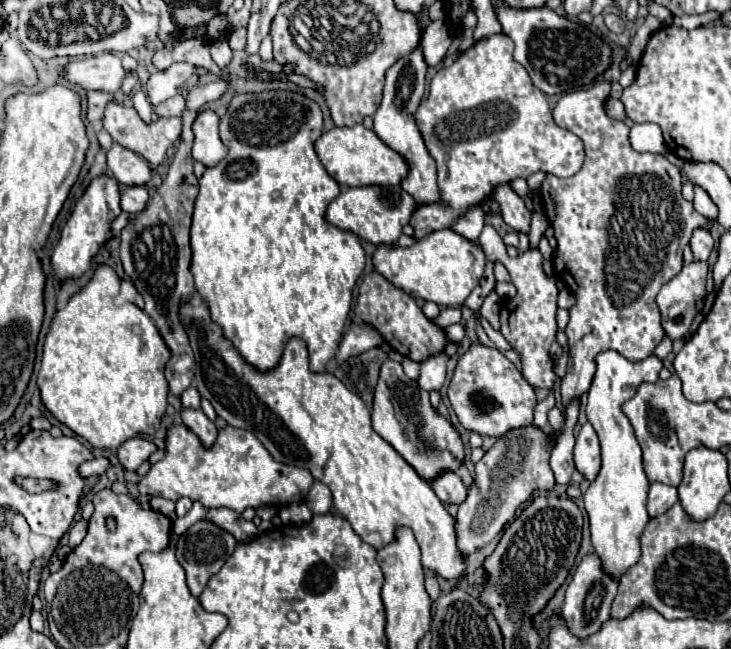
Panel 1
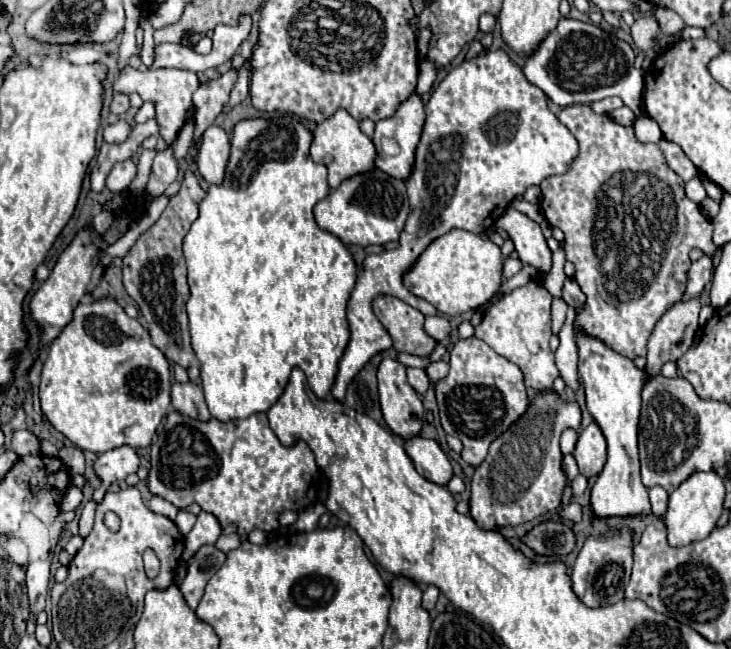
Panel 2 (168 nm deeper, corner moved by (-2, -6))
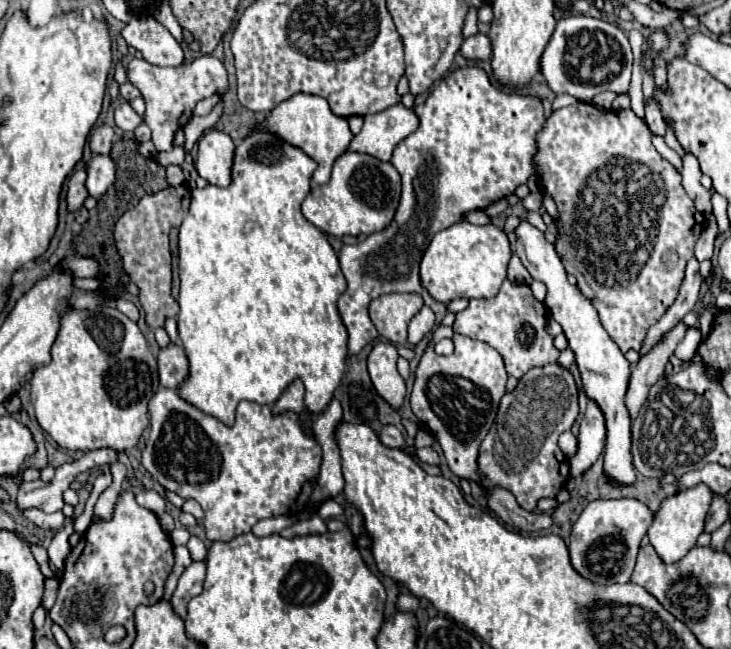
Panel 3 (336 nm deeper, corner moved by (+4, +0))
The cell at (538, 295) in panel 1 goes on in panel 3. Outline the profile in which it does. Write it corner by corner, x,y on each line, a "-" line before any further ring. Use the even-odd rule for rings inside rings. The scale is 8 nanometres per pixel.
506,279
498,295
488,299
470,299
468,309
456,315
452,329
460,335
484,341
494,347
502,355
508,375
520,379
534,367
556,363
560,355
558,349
554,349
552,337
546,331
546,321
546,305
532,295
532,289
526,283
512,283

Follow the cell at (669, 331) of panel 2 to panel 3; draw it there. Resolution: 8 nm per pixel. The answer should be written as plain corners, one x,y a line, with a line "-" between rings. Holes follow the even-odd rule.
684,321
676,323
662,339
660,343
656,343
646,355
640,357
640,361
632,367
632,375
630,375
630,387
626,393
626,407
634,419
634,415
638,413
638,407
646,401
648,389
664,375
664,367
670,359
670,355
676,351
678,343
682,341
686,333
686,325

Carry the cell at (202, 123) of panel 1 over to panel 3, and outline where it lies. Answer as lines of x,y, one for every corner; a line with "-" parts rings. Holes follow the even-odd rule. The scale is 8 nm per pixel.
208,129
198,141
198,157
194,165
198,175
208,183
228,187
232,157
234,157
234,141
218,129

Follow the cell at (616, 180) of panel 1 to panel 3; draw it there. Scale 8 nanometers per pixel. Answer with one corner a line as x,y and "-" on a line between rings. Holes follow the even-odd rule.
578,103
568,105
562,109
556,109
544,123
544,129
538,133
538,155
536,155
536,167
538,167
538,179
544,185
544,193
548,193
560,213
560,239
556,241
556,253
562,259
568,273
572,273
578,279
578,289
584,297
588,297
594,305
594,309
600,315
600,323
606,329
606,333
612,337
612,341
620,347
622,353
636,349
640,351
646,339
648,329
666,313
670,303
674,303
678,295
678,287
684,279
684,267
686,261
694,257
694,243
704,231
704,217
694,207
694,201
686,195
684,187
680,185
680,173
654,149
652,145
652,133
646,127
646,123
634,115
632,109
622,111
600,111
592,103

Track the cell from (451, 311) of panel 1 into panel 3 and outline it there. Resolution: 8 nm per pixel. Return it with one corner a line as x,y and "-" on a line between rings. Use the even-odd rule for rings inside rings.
422,307
408,325
408,341
412,345
416,345
426,333
432,331
432,327
434,327
434,313
430,307

